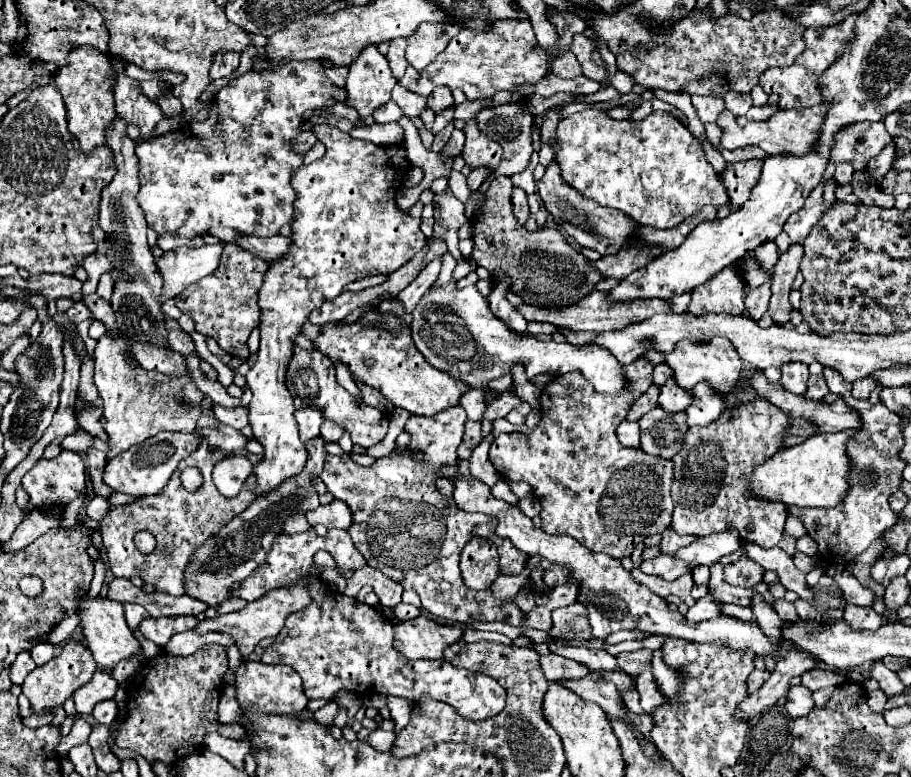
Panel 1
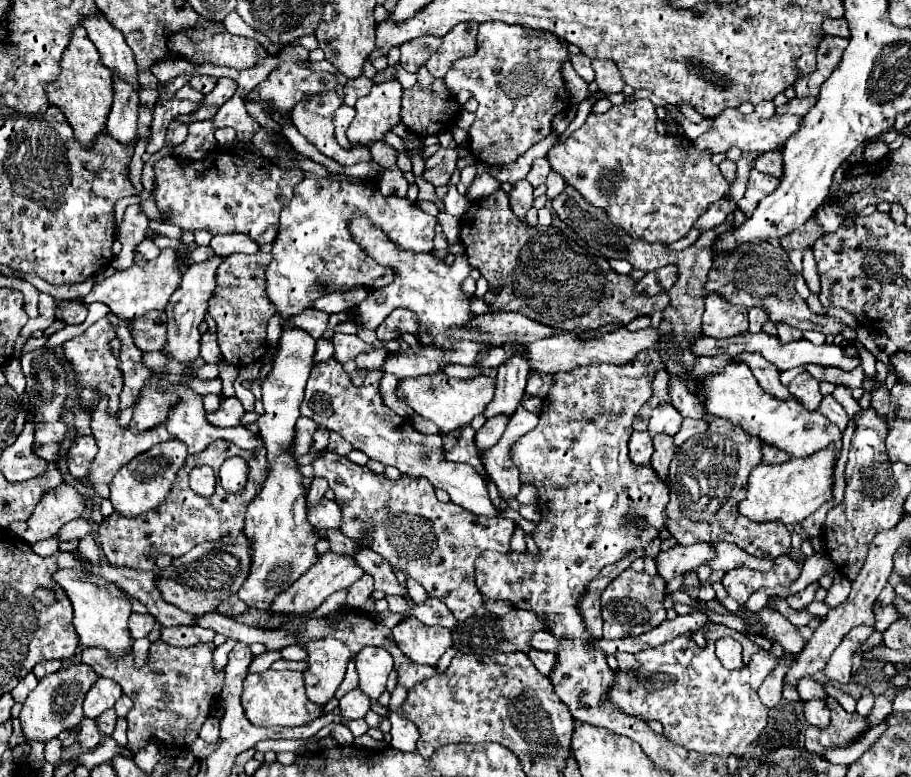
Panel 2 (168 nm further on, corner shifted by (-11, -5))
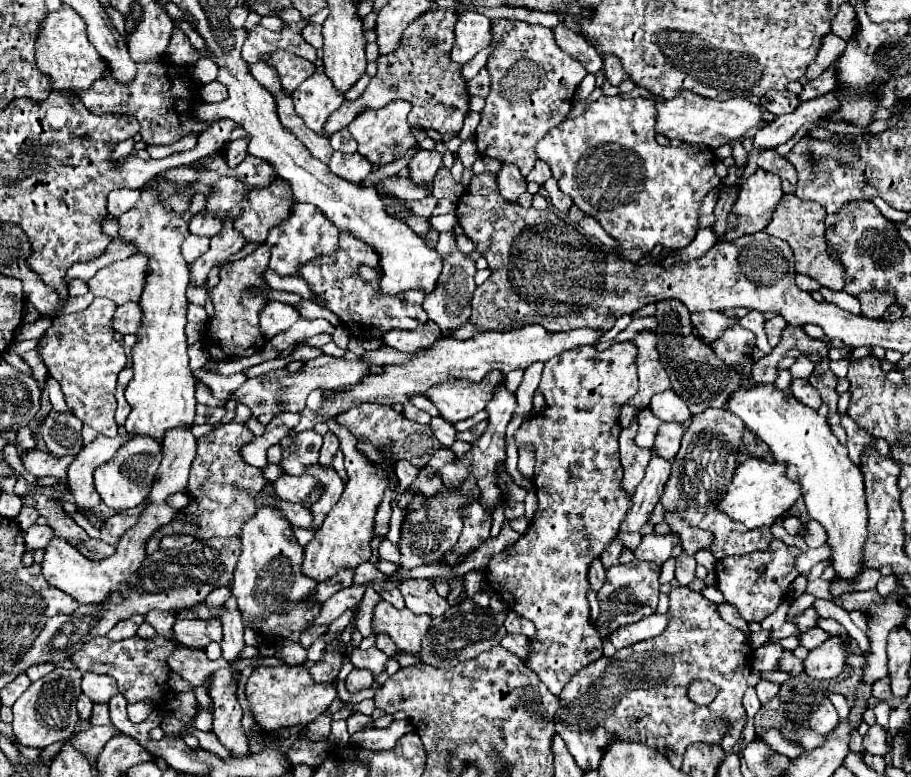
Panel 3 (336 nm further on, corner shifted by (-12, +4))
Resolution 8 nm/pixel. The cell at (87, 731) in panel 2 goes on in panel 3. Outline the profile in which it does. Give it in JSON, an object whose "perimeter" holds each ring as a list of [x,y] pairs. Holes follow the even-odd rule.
{"perimeter":[[[79,695],[77,697],[77,713],[79,713],[79,719],[81,721],[87,721],[89,719],[89,715],[91,715],[91,707],[93,707],[93,703],[91,703],[91,699],[87,697],[87,695]]]}

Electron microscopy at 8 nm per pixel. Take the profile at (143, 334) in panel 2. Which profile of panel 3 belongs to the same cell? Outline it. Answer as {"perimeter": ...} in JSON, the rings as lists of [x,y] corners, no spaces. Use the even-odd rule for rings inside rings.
{"perimeter":[[[125,303],[121,307],[117,307],[111,327],[117,333],[137,333],[137,327],[141,325],[141,307],[139,303]]]}

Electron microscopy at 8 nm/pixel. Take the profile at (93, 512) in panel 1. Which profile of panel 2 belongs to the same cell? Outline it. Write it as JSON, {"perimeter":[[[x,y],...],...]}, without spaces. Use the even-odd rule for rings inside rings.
{"perimeter":[[[78,518],[78,520],[74,520],[74,522],[68,522],[66,526],[64,526],[64,530],[60,530],[58,532],[58,538],[60,538],[60,542],[66,542],[66,540],[72,540],[72,538],[84,538],[84,536],[88,536],[88,534],[92,534],[94,530],[92,530],[92,522],[90,520],[84,520],[84,518]]]}

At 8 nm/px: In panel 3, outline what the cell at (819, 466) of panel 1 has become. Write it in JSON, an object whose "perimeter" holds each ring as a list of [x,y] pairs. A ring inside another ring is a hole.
{"perimeter":[[[747,459],[735,469],[733,481],[727,485],[725,495],[719,499],[717,509],[725,513],[729,519],[743,523],[747,529],[757,527],[769,527],[781,517],[785,511],[789,511],[795,501],[801,499],[801,491],[797,483],[787,479],[785,465],[783,463],[767,463],[763,459]]]}

